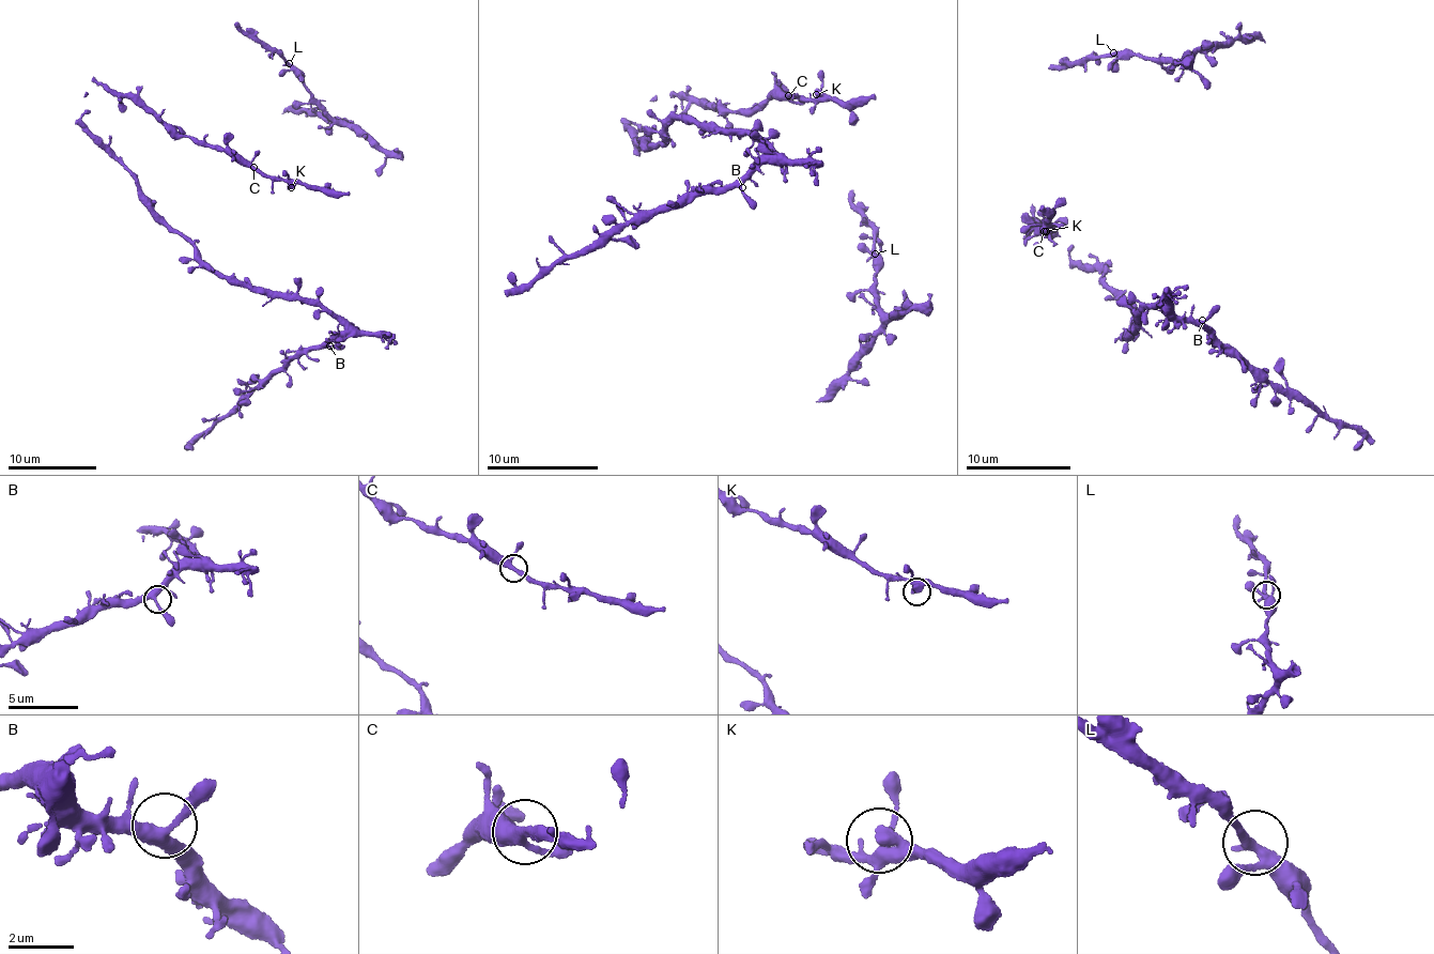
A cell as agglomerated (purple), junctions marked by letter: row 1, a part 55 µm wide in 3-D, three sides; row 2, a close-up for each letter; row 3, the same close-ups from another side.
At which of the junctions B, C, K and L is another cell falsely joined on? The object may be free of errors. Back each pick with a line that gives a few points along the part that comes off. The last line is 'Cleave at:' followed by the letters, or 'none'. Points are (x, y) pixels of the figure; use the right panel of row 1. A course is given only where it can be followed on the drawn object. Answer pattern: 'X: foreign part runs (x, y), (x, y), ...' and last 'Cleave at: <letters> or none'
Cleave at: none

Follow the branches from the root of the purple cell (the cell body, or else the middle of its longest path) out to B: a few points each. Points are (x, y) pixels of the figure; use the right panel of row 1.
B: (1105, 283), (1135, 312), (1125, 335), (1142, 305), (1202, 320)

